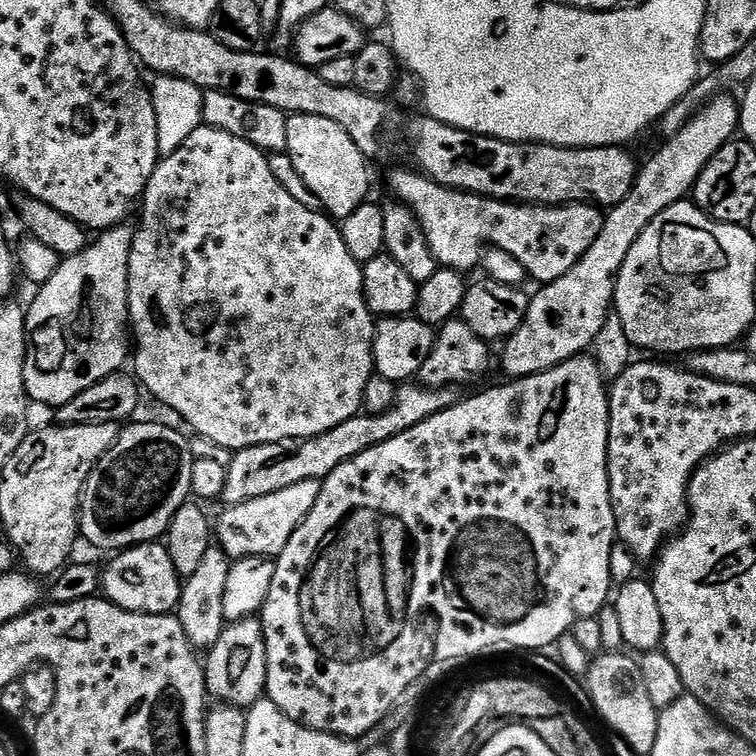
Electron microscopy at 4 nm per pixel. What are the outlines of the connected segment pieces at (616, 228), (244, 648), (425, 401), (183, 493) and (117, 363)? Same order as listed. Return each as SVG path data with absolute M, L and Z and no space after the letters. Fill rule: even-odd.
M732 94L718 95L697 110L692 120L686 122L682 130L678 130L678 134L667 137L663 141L664 145L645 164L643 161L642 167L636 173L636 181L630 194L626 194L622 202L607 209L604 225L594 246L590 246L590 250L586 250L586 254L582 254L580 261L569 272L562 274L562 278L543 285L539 289L541 292L529 299L526 318L522 326L518 326L515 334L509 336L503 345L503 348L505 347L504 368L509 372L507 374L509 377L519 378L545 372L548 368L558 366L570 358L587 353L593 347L595 339L598 338L598 332L602 330L608 314L613 311L616 279L622 270L622 262L626 262L626 254L630 254L630 246L638 242L642 230L646 230L646 226L650 226L650 222L654 222L654 218L658 218L662 210L674 206L680 200L689 199L702 170L706 170L710 158L714 158L714 154L718 154L718 150L722 150L722 146L726 146L729 140L737 135L739 127L740 105L737 97Z
M259 619L238 620L225 627L222 638L214 642L204 664L204 683L209 697L221 704L233 704L235 708L249 709L265 695L266 642Z
M404 382L397 387L394 406L390 406L386 414L358 414L334 426L334 430L321 436L312 436L309 440L286 440L283 444L243 448L233 455L228 464L223 503L231 506L250 502L254 498L266 498L266 494L278 494L278 490L286 490L286 486L294 486L307 480L323 482L331 472L338 470L338 466L342 466L342 462L410 430L410 426L418 426L418 422L457 403L456 392L455 387L425 388L419 382Z
M136 423L121 431L115 446L97 462L84 484L78 532L96 548L123 550L159 541L174 514L192 496L190 470L194 457L189 437L164 424Z
M117 226L99 233L97 240L93 239L87 248L84 248L78 254L61 259L58 270L54 270L54 274L48 280L43 281L39 285L40 293L29 303L26 308L26 330L28 331L28 353L24 359L26 366L26 390L28 391L29 401L40 404L53 404L59 406L70 402L70 398L78 398L78 394L82 394L82 390L86 390L90 386L94 386L94 382L98 382L102 378L106 378L110 374L121 371L125 367L124 359L130 356L130 317L128 314L128 263L130 262L130 254L132 253L132 237L133 229L128 226Z

